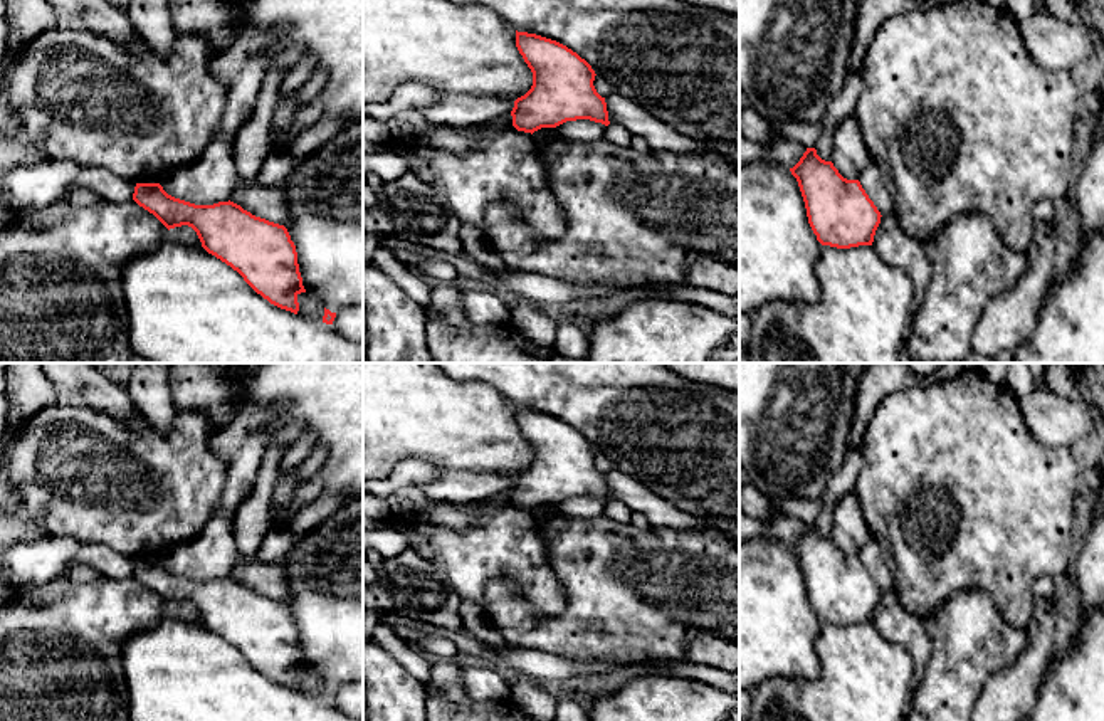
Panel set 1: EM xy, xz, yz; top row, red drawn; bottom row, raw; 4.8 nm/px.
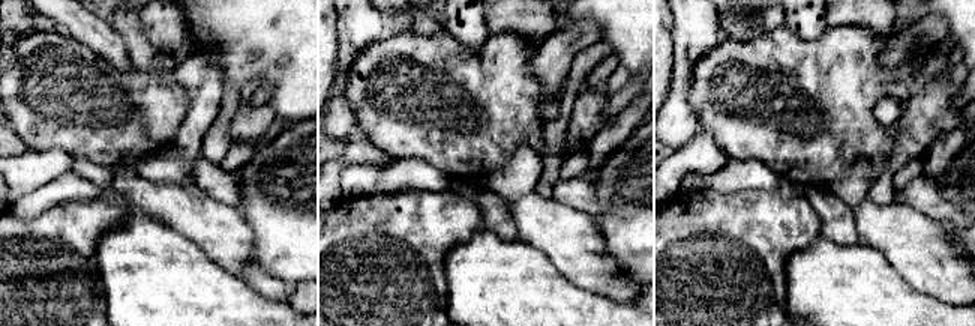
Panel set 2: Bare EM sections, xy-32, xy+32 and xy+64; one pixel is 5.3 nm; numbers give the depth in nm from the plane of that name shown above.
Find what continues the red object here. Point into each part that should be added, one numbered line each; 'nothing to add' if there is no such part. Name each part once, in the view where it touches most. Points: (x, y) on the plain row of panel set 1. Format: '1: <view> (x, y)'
nothing to add

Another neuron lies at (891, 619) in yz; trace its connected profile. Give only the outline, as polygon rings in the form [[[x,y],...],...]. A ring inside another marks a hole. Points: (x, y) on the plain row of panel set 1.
[[[894,590],[882,592],[872,624],[891,642],[901,644],[914,659],[916,674],[911,681],[909,703],[921,682],[931,655],[931,639],[919,618],[907,613]]]

